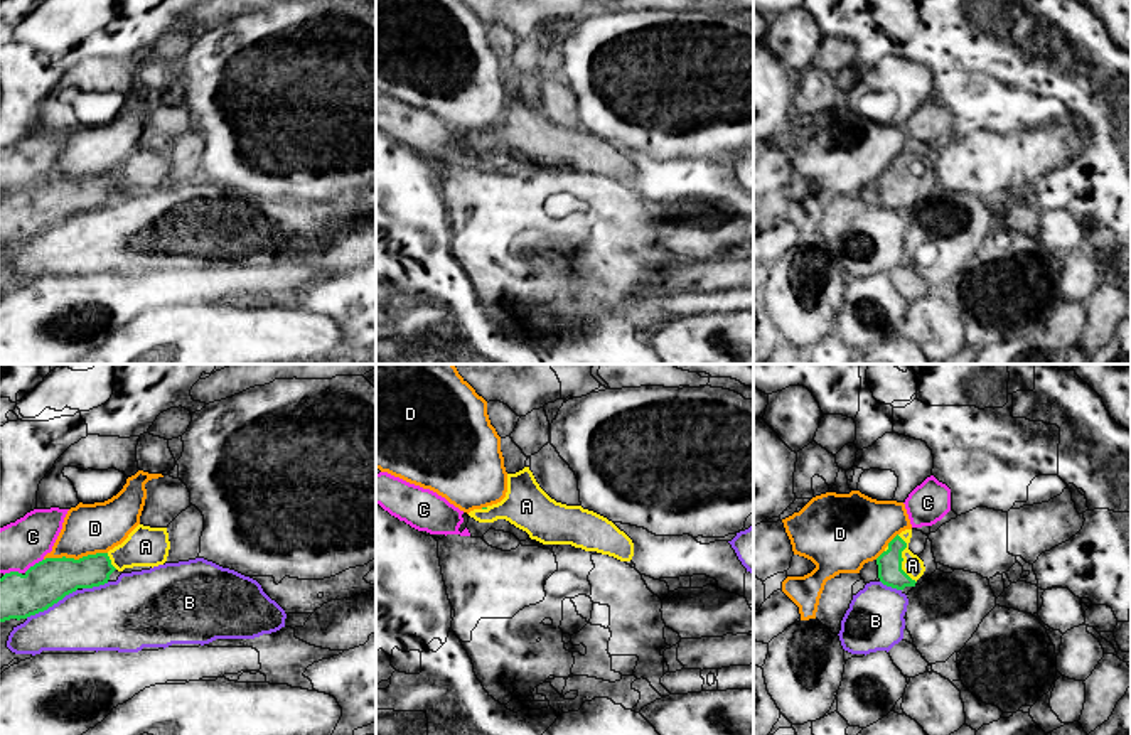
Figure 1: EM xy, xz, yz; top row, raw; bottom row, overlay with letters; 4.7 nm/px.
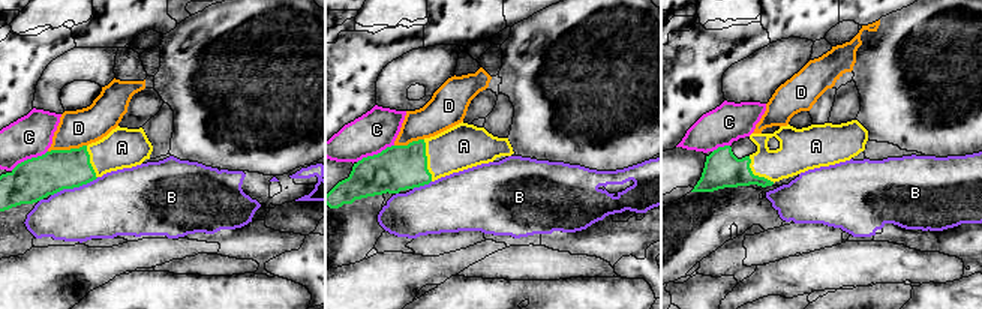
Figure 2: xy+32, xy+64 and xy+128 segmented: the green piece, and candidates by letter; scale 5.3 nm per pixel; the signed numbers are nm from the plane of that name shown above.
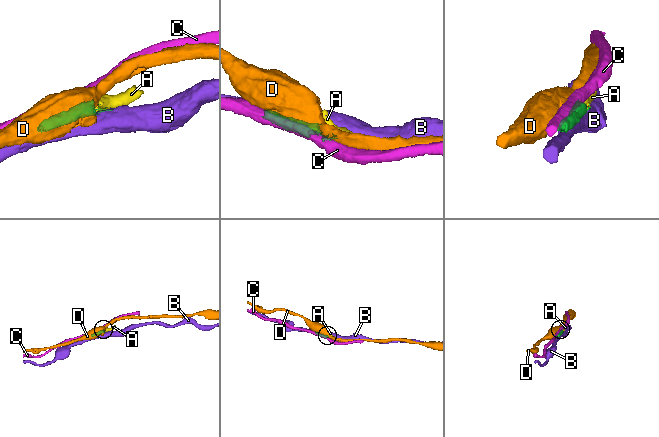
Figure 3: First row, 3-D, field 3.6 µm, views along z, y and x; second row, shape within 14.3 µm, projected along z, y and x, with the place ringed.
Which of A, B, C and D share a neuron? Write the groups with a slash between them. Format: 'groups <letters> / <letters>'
groups A / B / C / D

